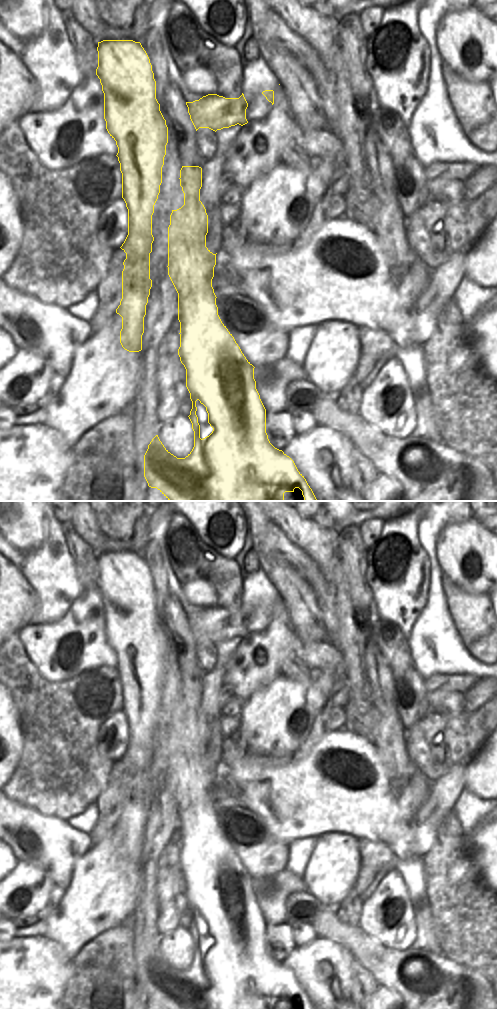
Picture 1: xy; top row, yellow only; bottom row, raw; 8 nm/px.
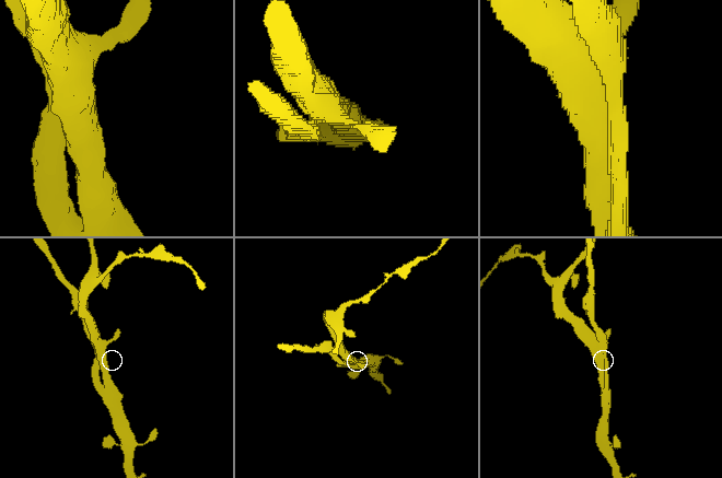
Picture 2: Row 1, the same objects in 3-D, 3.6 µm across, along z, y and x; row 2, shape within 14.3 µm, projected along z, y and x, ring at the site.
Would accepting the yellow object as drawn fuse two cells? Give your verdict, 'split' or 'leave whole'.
leave whole

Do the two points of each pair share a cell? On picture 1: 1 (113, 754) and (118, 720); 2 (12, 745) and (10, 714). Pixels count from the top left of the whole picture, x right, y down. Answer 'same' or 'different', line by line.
1: same
2: same

